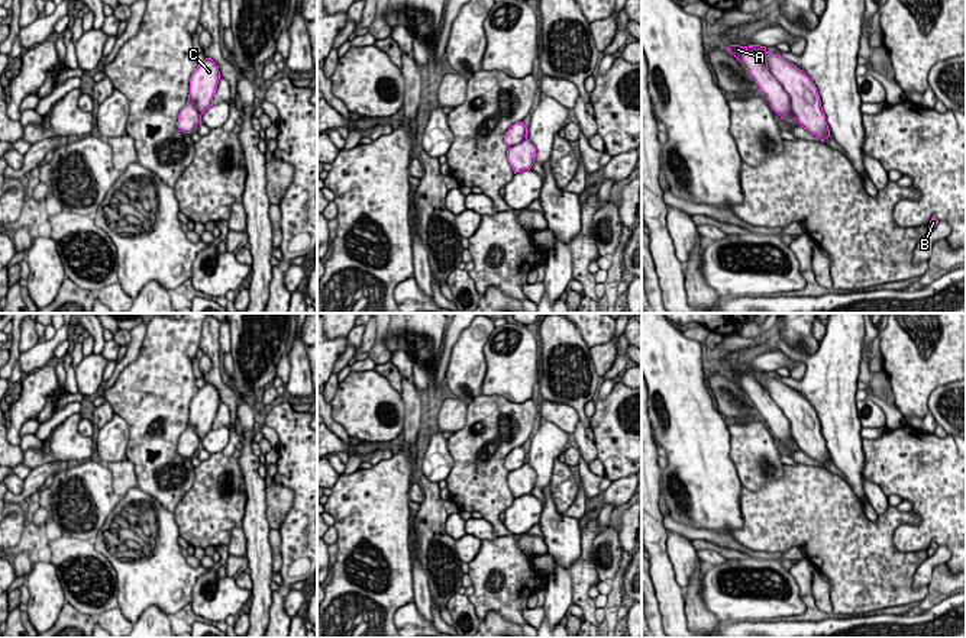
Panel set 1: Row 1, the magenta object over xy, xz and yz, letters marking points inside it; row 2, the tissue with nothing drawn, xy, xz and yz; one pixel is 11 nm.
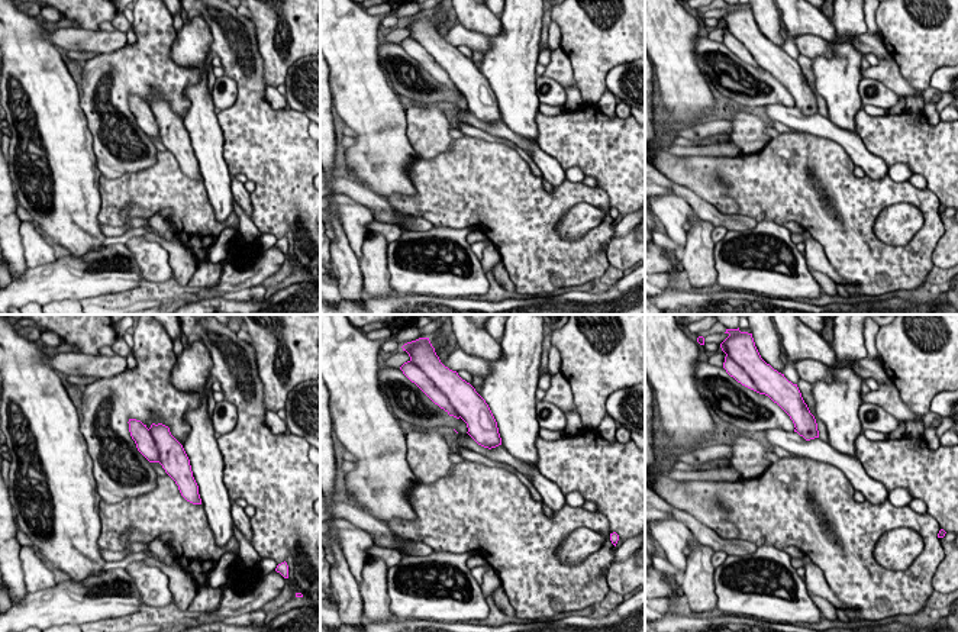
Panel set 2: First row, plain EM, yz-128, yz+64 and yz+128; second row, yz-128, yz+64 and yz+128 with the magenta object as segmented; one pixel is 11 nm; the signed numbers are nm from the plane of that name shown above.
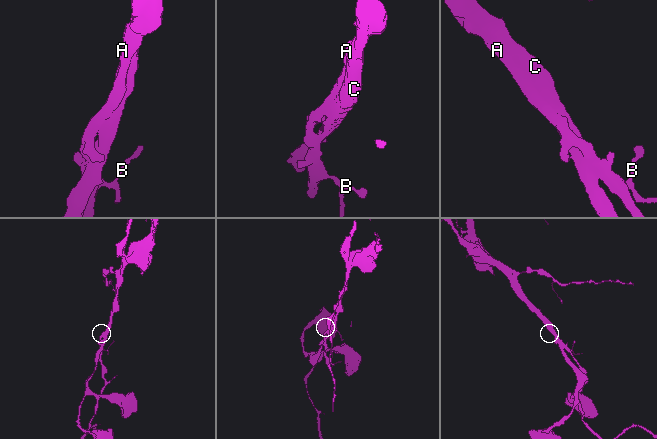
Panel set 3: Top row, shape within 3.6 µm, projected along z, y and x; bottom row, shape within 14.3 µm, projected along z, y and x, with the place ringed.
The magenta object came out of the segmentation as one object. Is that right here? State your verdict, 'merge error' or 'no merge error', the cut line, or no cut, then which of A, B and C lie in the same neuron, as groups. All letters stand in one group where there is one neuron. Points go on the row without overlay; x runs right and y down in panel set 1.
no merge error | no cut | A B C

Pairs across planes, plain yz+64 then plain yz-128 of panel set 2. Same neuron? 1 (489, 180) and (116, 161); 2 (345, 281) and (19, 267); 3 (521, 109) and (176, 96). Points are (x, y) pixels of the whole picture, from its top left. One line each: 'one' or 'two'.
1: two
2: one
3: two

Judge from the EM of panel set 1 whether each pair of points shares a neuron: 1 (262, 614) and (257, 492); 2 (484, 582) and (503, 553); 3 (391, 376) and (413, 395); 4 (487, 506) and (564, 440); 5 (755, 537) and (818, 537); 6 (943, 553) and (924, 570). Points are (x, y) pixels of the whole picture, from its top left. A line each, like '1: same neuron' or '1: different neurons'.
1: same neuron
2: same neuron
3: different neurons
4: different neurons
5: same neuron
6: same neuron

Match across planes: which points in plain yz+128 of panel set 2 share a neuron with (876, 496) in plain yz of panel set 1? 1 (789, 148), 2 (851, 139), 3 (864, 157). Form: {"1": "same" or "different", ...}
{"1": "different", "2": "same", "3": "same"}

